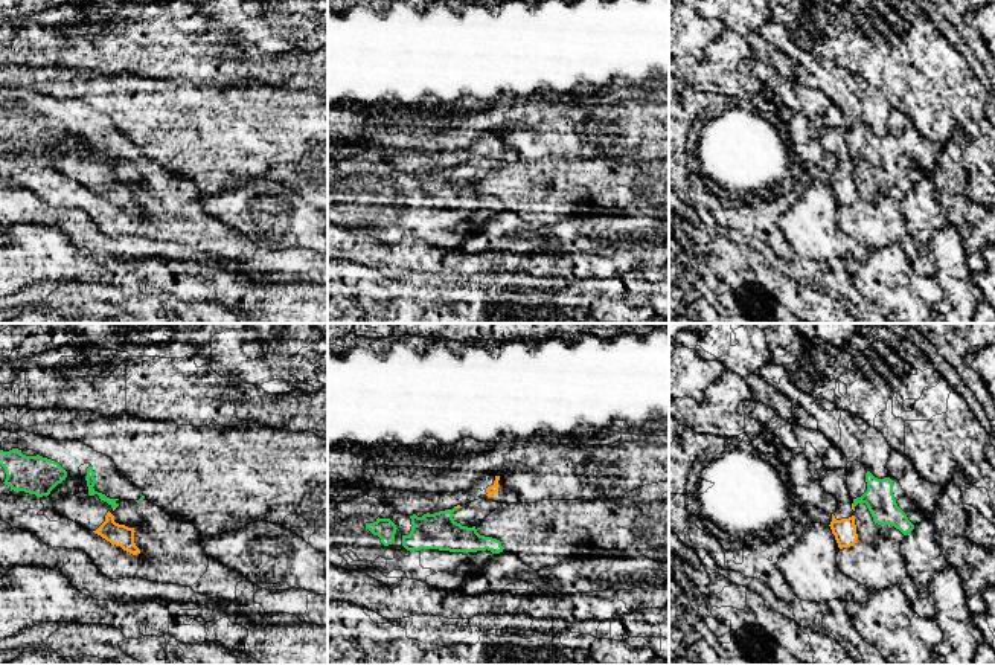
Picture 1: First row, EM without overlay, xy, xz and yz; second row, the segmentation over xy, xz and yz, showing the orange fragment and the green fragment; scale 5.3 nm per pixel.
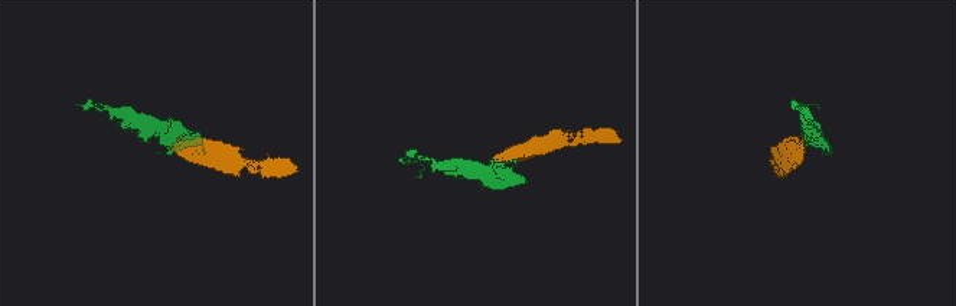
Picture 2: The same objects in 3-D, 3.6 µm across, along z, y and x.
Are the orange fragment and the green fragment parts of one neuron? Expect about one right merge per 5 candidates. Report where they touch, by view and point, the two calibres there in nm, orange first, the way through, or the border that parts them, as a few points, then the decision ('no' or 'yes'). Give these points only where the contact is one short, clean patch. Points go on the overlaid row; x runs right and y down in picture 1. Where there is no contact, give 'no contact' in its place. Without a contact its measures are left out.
contact xz (457, 507); calibres 20 and 190 nm; border xz (454, 507), (459, 508); no

